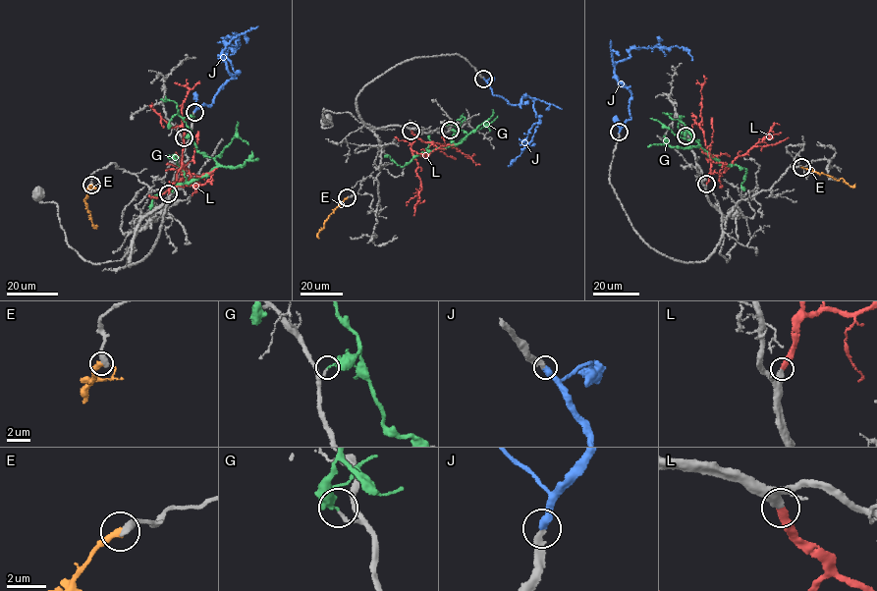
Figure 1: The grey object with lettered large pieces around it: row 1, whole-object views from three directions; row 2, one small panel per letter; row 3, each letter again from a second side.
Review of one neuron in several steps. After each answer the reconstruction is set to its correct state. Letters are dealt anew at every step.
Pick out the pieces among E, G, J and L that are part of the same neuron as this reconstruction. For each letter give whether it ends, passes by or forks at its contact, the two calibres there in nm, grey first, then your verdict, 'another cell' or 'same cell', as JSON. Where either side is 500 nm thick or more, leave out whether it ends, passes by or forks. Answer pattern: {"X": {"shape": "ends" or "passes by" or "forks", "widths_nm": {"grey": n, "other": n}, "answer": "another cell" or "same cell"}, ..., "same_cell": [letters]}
{"E": {"shape": "ends", "widths_nm": {"grey": 400, "other": 360}, "answer": "another cell"}, "G": {"shape": "ends", "widths_nm": {"grey": 140, "other": 120}, "answer": "another cell"}, "J": {"shape": "ends", "widths_nm": {"grey": 280, "other": 400}, "answer": "same cell"}, "L": {"shape": "ends", "widths_nm": {"grey": 340, "other": 320}, "answer": "same cell"}, "same_cell": ["J", "L"]}

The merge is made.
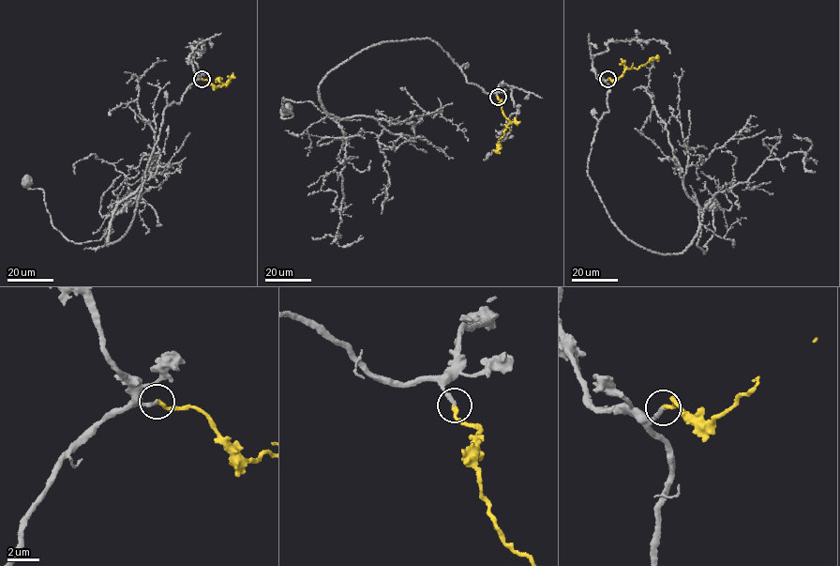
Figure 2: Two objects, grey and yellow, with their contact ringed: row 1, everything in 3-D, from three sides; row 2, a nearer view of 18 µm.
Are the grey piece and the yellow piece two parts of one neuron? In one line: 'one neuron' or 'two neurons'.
one neuron

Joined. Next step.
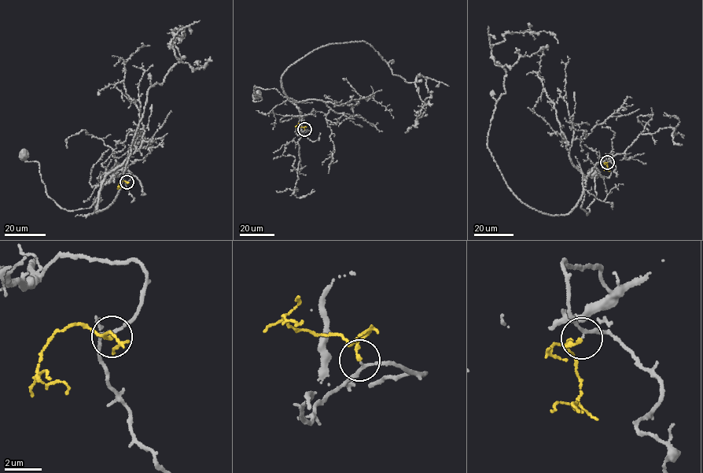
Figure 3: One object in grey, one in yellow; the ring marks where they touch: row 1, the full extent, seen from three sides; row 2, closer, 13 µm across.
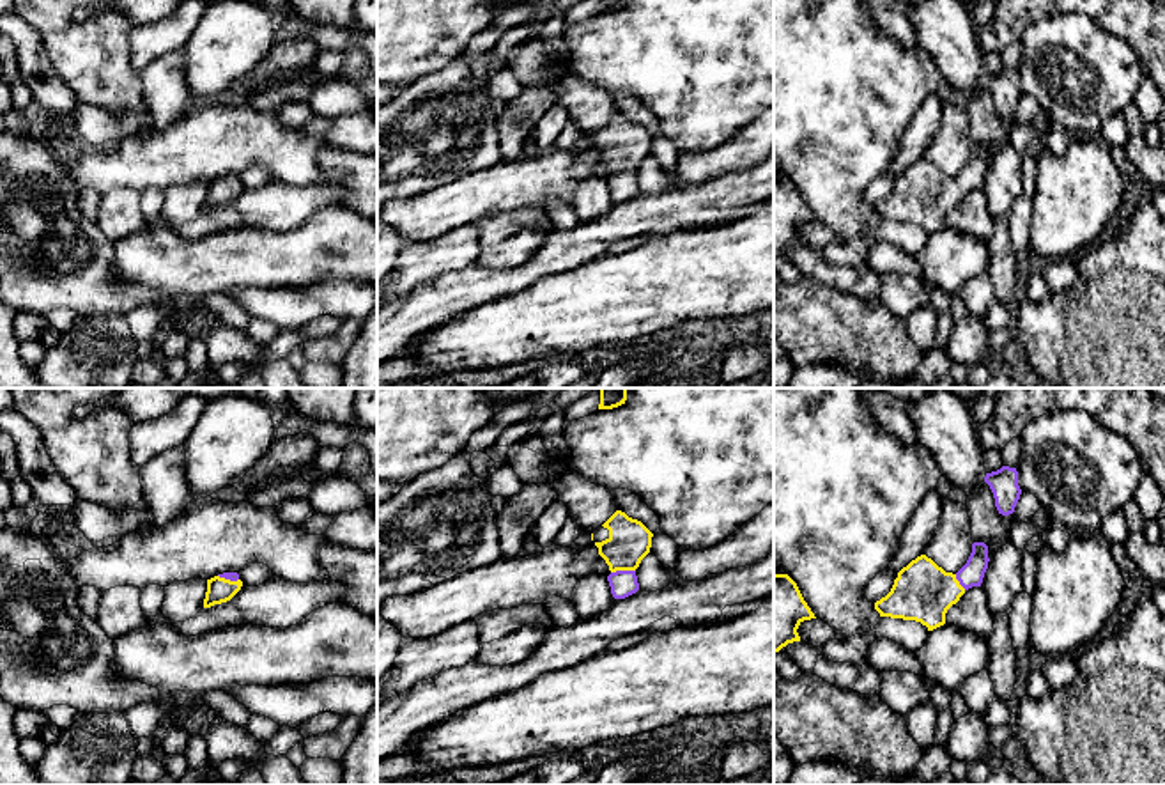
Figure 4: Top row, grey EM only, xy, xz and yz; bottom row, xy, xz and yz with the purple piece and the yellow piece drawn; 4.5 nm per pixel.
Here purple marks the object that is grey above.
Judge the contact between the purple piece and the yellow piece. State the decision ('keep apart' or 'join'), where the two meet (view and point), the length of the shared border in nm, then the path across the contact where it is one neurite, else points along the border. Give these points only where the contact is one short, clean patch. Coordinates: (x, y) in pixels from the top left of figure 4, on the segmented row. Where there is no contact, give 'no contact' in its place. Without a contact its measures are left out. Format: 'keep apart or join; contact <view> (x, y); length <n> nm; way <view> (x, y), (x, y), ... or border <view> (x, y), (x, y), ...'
join; contact xz (622, 571); length 110 nm; way xz (624, 583), (622, 571), (624, 550), (629, 541)

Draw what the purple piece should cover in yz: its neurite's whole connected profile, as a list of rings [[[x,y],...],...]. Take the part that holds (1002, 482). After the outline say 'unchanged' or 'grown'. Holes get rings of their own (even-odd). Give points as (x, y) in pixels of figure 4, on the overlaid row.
[[[1002,466],[997,471],[986,473],[984,482],[993,493],[999,514],[1013,514],[1022,494],[1016,468]]]; unchanged

